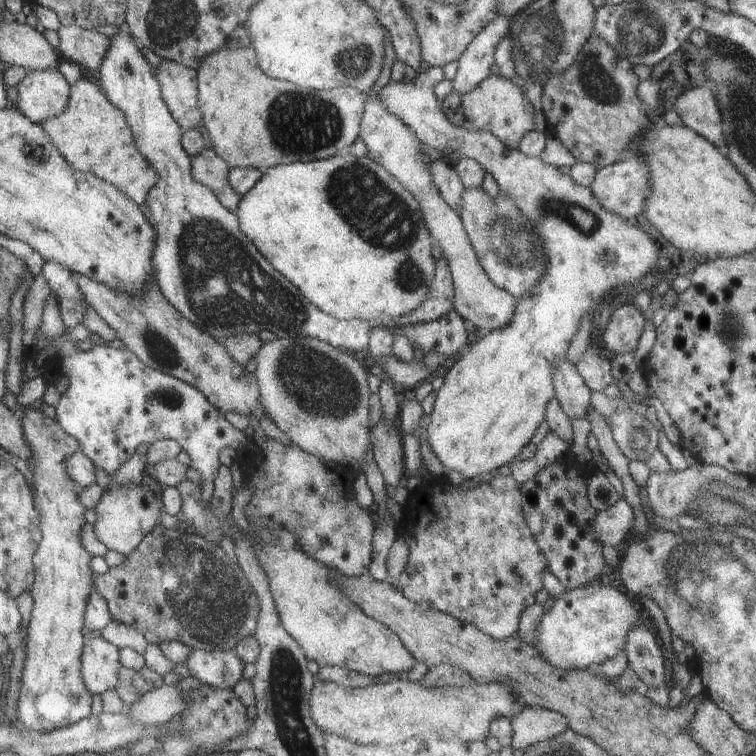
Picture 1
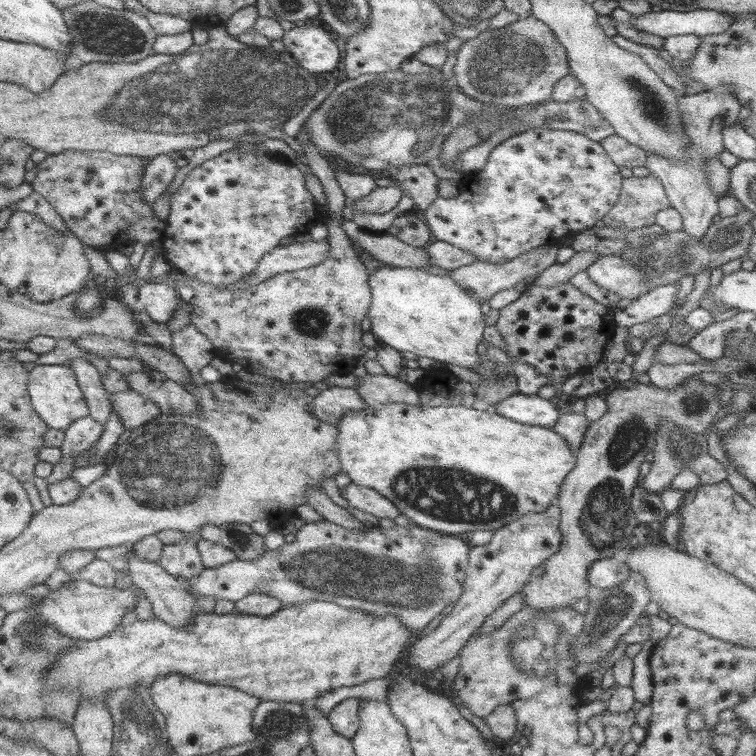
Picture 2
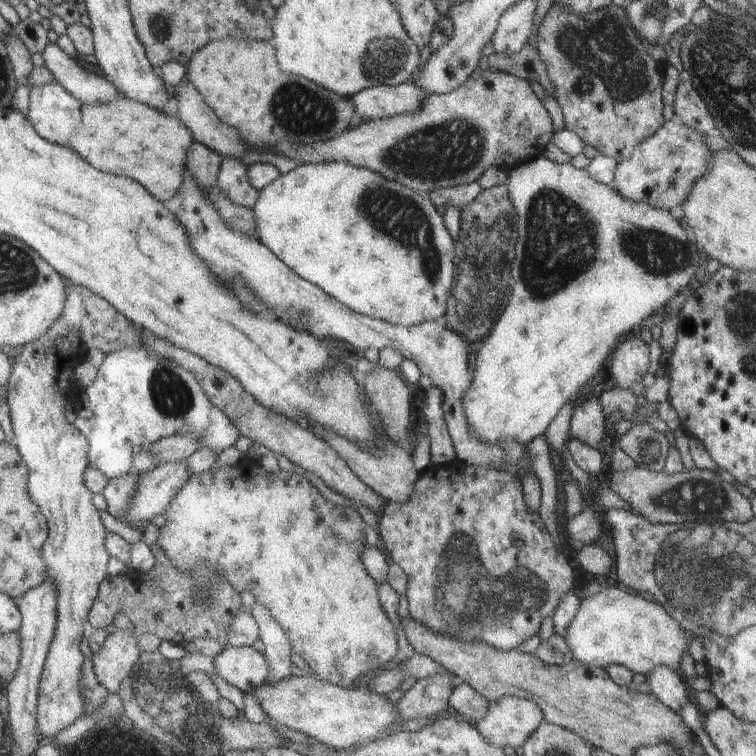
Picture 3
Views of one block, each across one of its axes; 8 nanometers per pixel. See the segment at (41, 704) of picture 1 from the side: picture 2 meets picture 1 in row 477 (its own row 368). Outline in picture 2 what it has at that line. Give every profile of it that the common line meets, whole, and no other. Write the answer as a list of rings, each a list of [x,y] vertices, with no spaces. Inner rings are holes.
[[[38,364],[28,373],[27,390],[34,411],[49,429],[64,432],[72,422],[85,418],[89,414],[76,374],[66,365]]]

